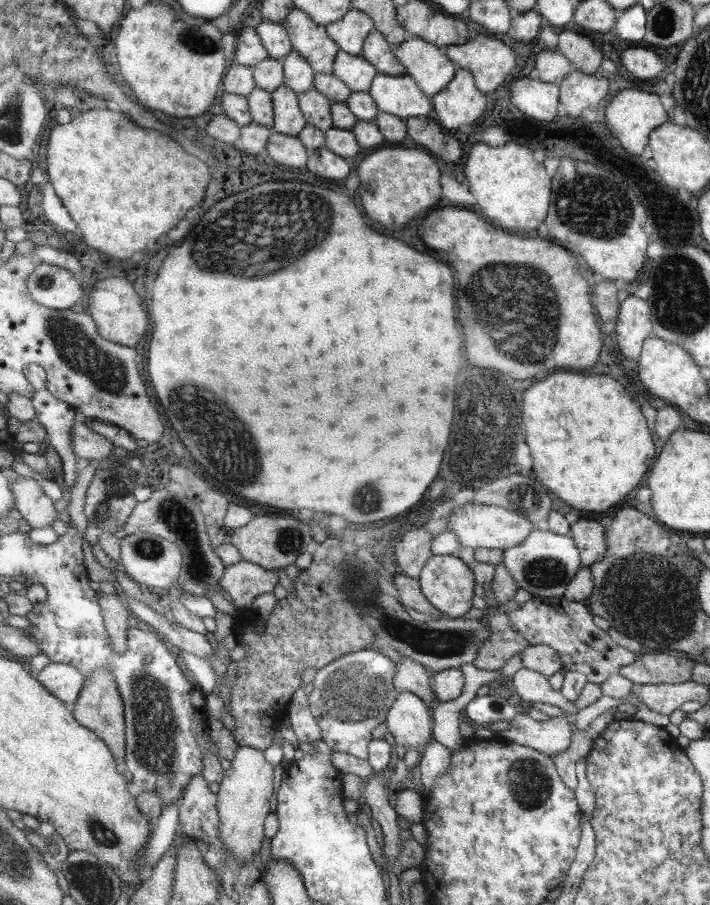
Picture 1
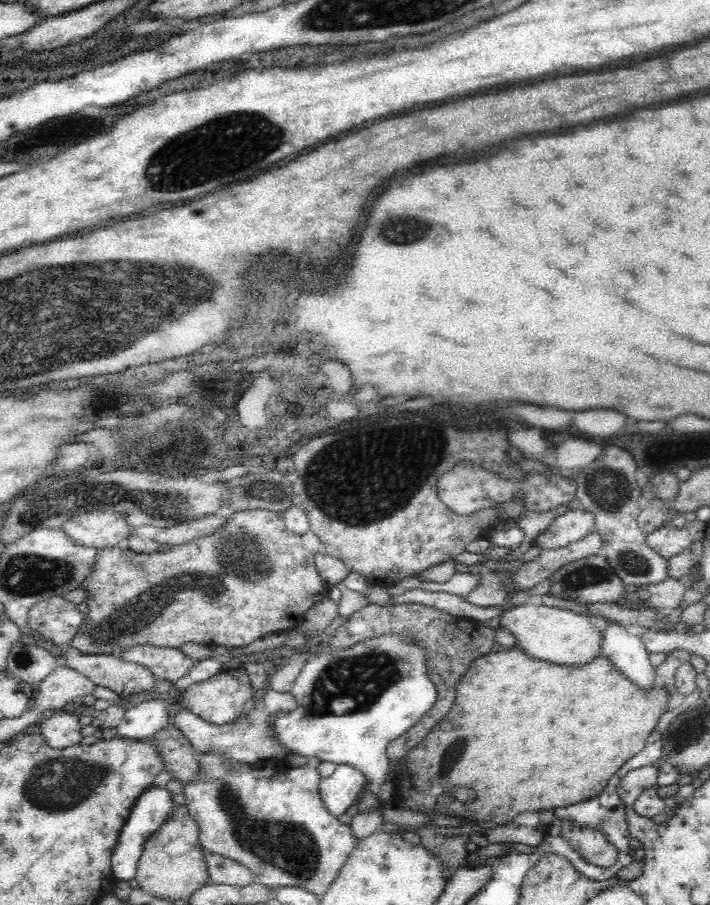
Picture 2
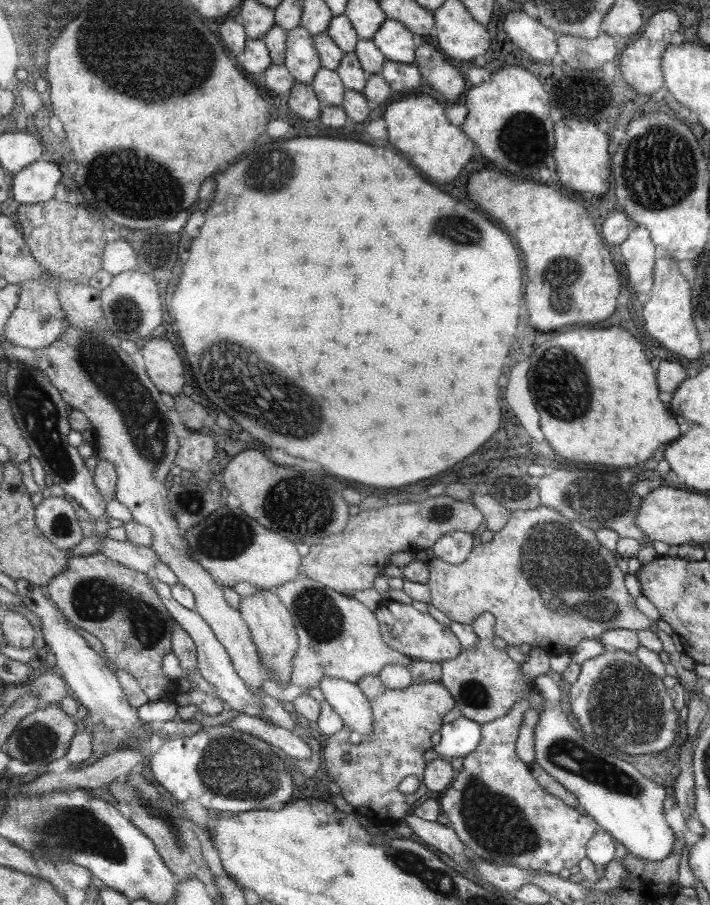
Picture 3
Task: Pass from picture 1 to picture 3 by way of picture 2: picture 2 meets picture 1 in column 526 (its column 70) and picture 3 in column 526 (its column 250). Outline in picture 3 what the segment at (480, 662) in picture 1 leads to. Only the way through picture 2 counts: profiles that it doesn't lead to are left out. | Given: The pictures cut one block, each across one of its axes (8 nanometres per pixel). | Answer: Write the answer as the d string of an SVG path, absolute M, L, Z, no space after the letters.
M542 504L534 510L513 510L504 528L495 533L492 541L476 545L473 553L469 554L469 557L466 559L466 562L453 565L444 562L442 559L432 558L428 561L428 565L430 578L426 586L431 593L432 606L444 613L452 622L454 621L467 625L472 625L483 613L489 613L495 619L497 636L503 638L507 644L512 646L519 647L522 644L529 644L532 648L539 647L544 649L550 656L560 656L572 651L574 646L578 646L581 640L599 638L610 630L626 629L636 633L640 630L650 629L652 626L652 620L648 620L648 618L636 608L634 598L630 596L630 592L628 592L626 586L624 586L624 573L626 571L618 570L612 552L597 538L597 533L578 521L566 518L561 511L554 510Z

